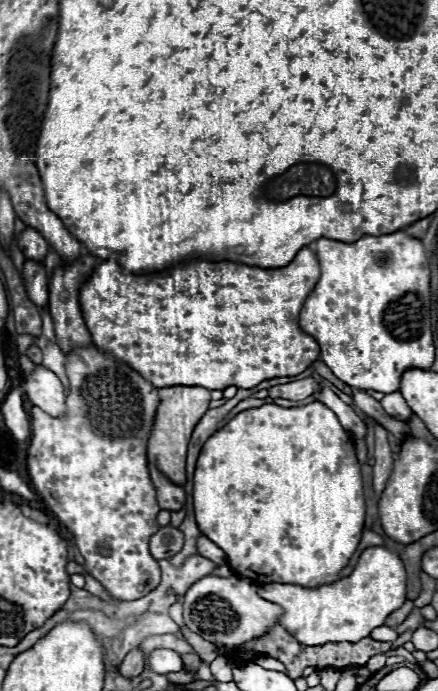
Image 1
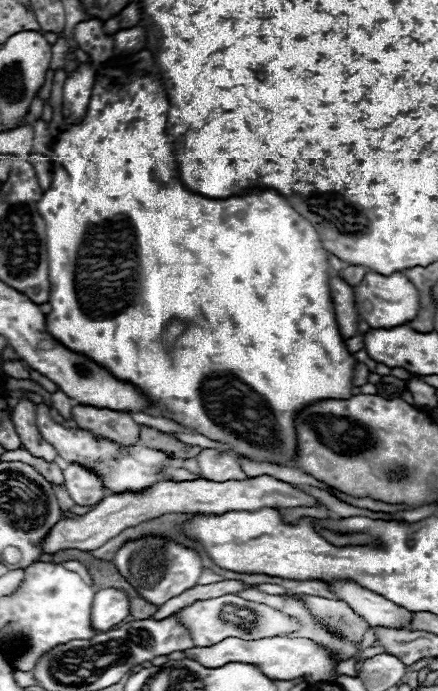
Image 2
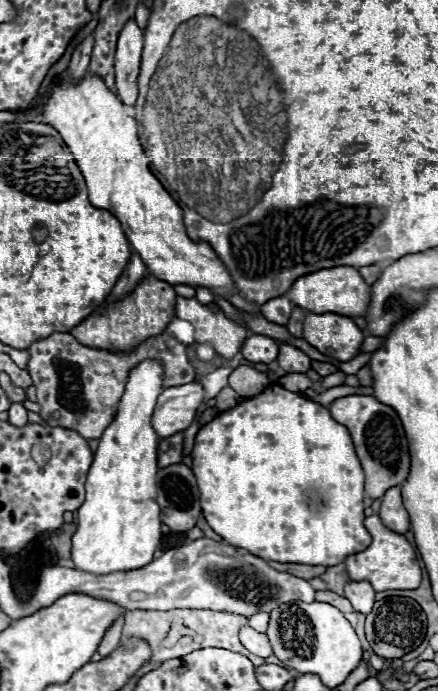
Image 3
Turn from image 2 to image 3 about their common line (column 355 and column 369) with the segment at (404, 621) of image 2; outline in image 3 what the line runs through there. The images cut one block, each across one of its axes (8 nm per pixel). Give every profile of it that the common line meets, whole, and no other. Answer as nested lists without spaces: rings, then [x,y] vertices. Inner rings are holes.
[[[348,580],[346,586],[344,586],[344,598],[348,598],[354,606],[354,610],[362,612],[362,614],[368,614],[368,610],[372,610],[374,606],[374,590],[372,590],[372,584],[366,582],[366,580]]]

